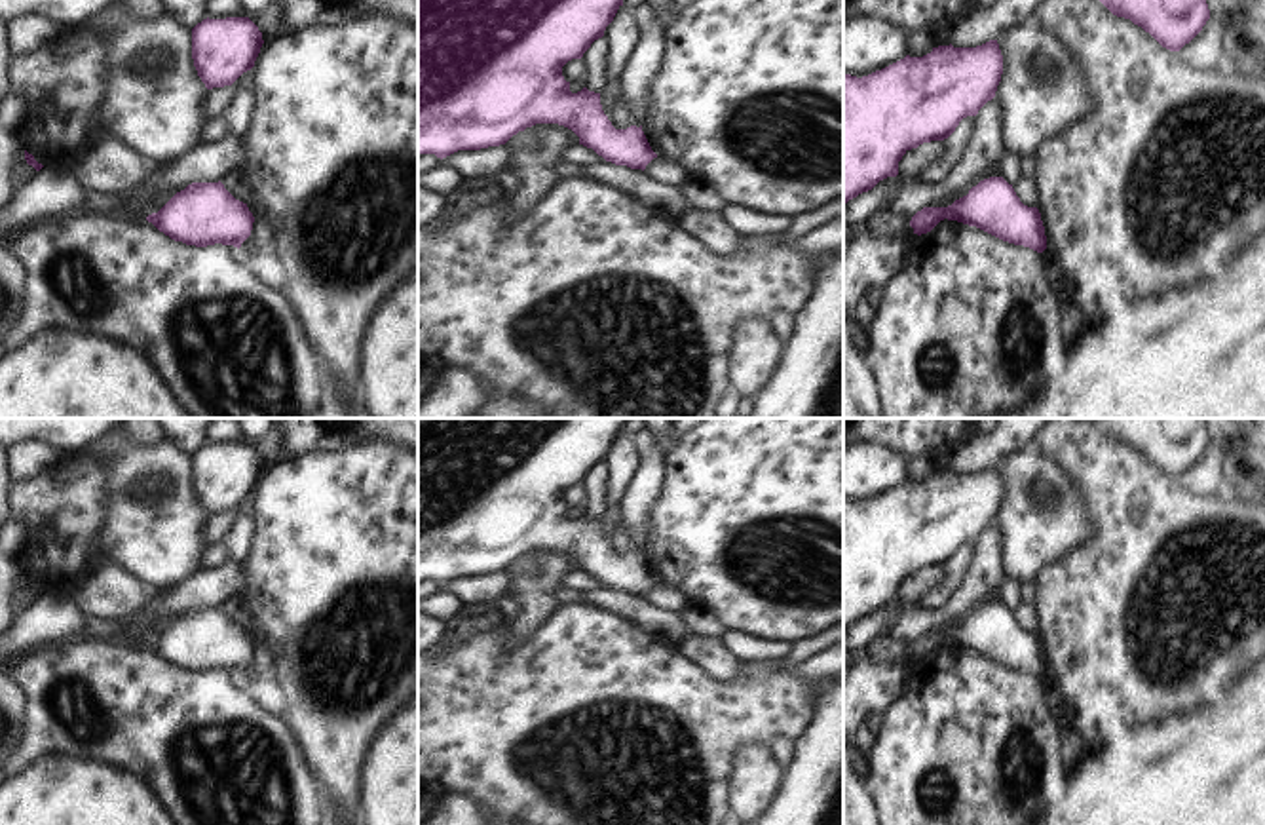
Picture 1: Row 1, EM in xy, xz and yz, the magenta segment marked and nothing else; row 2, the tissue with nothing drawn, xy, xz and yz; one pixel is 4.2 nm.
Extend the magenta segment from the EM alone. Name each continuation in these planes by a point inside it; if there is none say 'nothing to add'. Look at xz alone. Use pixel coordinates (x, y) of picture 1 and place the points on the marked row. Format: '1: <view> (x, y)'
nothing to add

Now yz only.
nothing to add

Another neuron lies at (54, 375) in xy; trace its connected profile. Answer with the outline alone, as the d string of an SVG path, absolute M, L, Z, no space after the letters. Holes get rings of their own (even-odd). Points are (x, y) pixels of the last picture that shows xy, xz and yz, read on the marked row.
M53 329L0 355L0 418L190 416L131 346Z

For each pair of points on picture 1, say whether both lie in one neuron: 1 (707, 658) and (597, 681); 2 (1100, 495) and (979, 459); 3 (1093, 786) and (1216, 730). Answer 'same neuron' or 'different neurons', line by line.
1: different neurons
2: different neurons
3: same neuron

